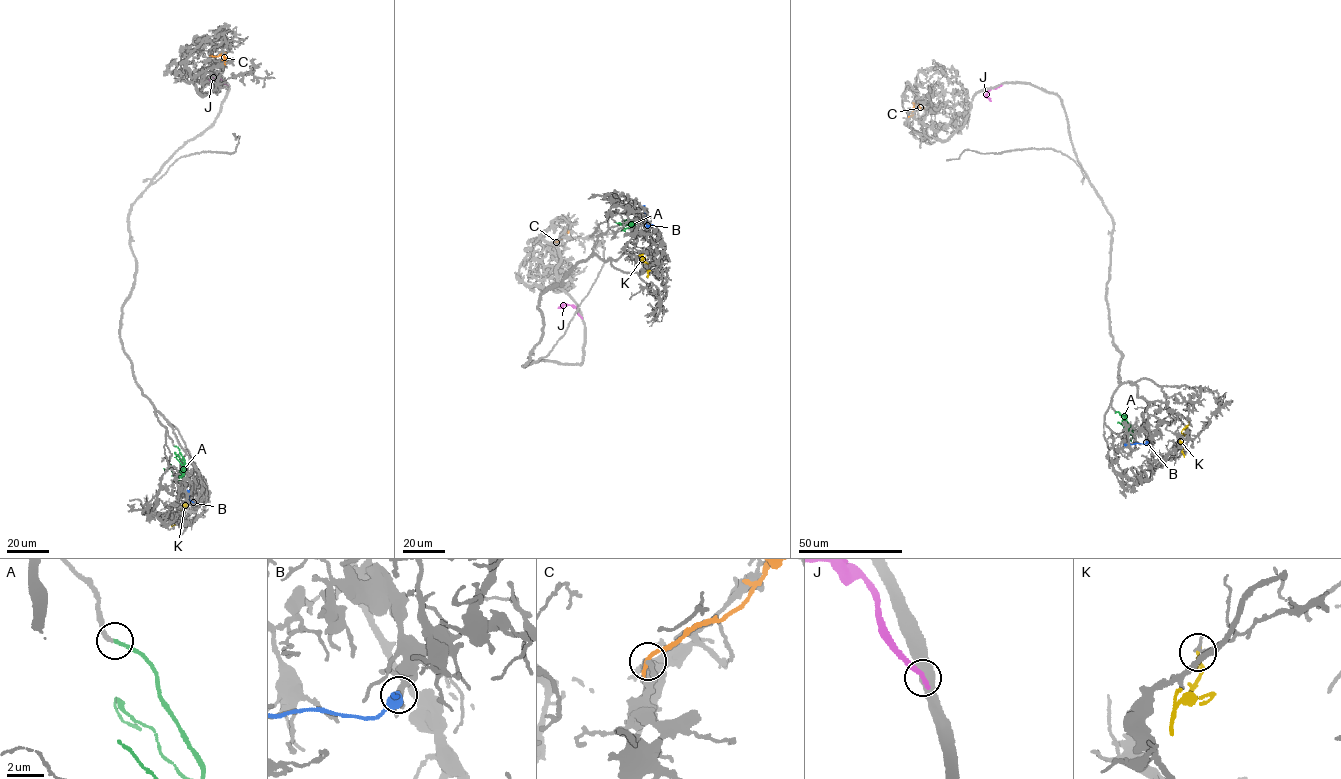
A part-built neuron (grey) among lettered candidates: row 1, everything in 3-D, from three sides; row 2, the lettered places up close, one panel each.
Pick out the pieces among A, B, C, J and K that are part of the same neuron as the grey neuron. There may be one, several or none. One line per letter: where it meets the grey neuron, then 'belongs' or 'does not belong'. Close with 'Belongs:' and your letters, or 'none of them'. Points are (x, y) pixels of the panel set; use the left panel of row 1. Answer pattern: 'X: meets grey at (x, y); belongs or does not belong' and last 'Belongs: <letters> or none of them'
A: meets grey at (174, 446); belongs
B: meets grey at (188, 499); does not belong
C: meets grey at (210, 55); does not belong
J: meets grey at (227, 84); does not belong
K: meets grey at (186, 500); does not belong
Belongs: A

